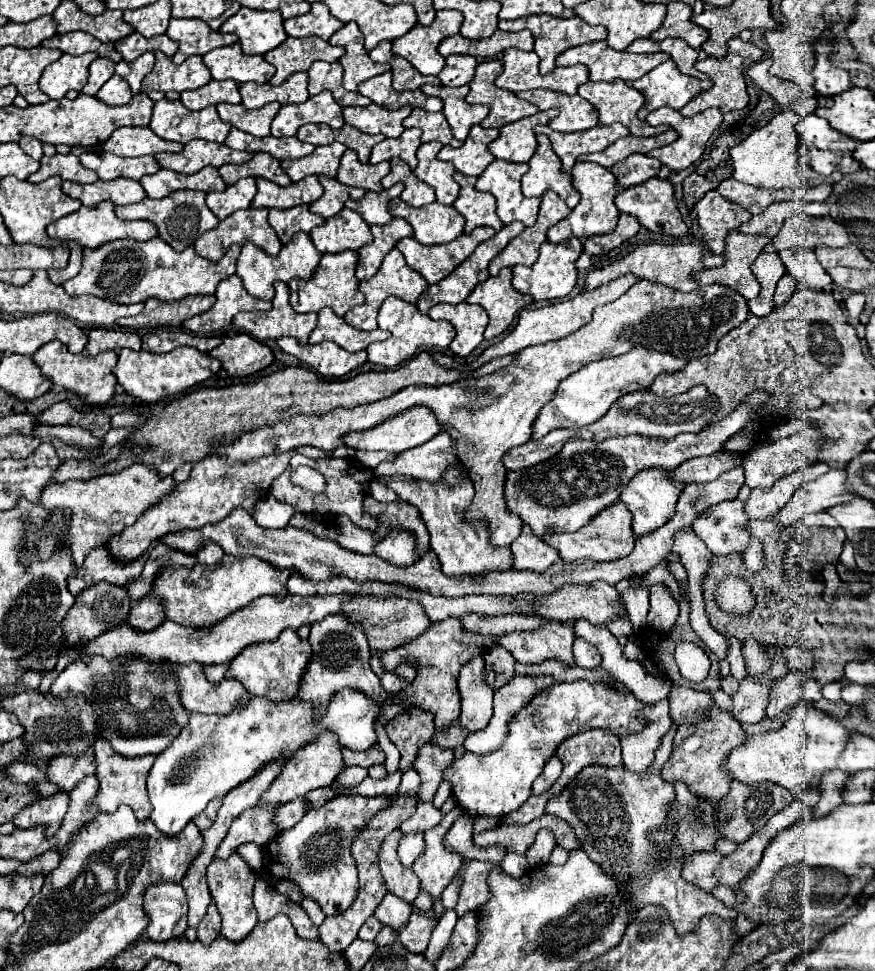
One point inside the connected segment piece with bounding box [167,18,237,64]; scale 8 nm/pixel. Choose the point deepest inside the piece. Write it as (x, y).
(194, 36)

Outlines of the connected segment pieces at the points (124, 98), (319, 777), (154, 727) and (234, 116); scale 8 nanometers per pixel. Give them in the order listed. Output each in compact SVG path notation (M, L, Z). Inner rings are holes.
M114 75L101 86L101 90L97 92L97 98L109 105L120 106L132 99L132 91L123 78Z
M323 732L321 736L317 736L317 740L313 740L313 744L307 744L305 748L301 748L301 752L295 752L295 756L285 764L283 772L271 784L271 788L261 796L259 804L279 806L291 802L297 796L305 796L315 788L325 788L343 770L343 766L345 764L341 758L341 744L337 744L337 736L333 736L333 732Z
M91 656L89 662L73 660L53 682L51 694L81 694L89 698L97 712L97 736L109 740L113 750L121 756L159 754L165 748L165 736L171 736L171 726L189 724L191 712L181 708L177 700L177 688L149 676L149 668L155 662L137 660L135 656L117 656L117 660L105 660L105 656Z
M277 102L265 104L257 110L249 110L243 104L235 104L235 106L233 104L217 104L217 112L223 122L229 122L235 128L249 132L253 136L259 136L259 138L271 134L271 122L273 122L275 114L279 112L279 108L281 108L281 104L277 104Z

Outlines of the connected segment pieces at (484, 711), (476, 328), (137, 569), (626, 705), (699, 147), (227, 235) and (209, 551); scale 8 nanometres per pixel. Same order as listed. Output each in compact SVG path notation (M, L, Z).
M477 656L461 668L461 724L471 732L485 728L493 714L493 692L485 684L485 660Z
M467 302L461 304L437 304L431 308L429 316L433 320L447 320L455 328L455 338L449 344L449 350L457 356L467 356L483 340L483 330L487 326L487 312L479 306Z
M95 548L93 552L87 554L83 566L77 568L73 576L69 576L67 588L75 596L75 592L79 594L81 590L85 590L91 584L97 584L101 580L125 586L131 578L135 578L135 576L141 574L141 570L143 570L141 566L145 564L149 552L151 552L151 548L141 558L137 558L135 562L121 564L121 562L115 562L105 548Z
M577 680L571 684L553 684L515 714L509 736L499 750L483 756L467 752L461 760L453 760L445 770L445 780L453 784L457 804L465 812L493 818L507 816L531 796L531 784L543 772L545 760L555 754L557 744L589 728L609 728L619 738L623 734L639 732L645 728L645 720L639 718L641 708L645 708L645 704L639 702L633 692L617 690L607 682L591 684L587 680Z
M659 108L659 110L653 110L653 112L647 116L647 122L649 122L651 126L655 126L655 124L667 124L667 126L671 126L675 132L679 132L679 138L677 138L673 144L669 144L669 146L663 146L663 148L653 150L651 156L657 158L663 166L671 168L673 172L685 170L687 166L691 166L695 160L701 158L701 154L705 152L707 140L709 140L711 134L719 128L721 120L723 120L723 116L721 116L721 112L719 112L717 108L709 108L709 110L699 112L699 114L691 116L691 118L683 118L683 116L681 116L677 110L673 110L673 108Z
M245 208L233 212L231 216L221 220L217 228L205 232L195 242L197 254L205 256L207 260L219 260L231 244L253 242L267 254L277 256L283 244L279 242L275 230L269 226L267 212L269 210L265 208Z
M205 544L205 548L201 548L201 552L195 552L193 556L197 556L197 562L201 564L217 564L223 558L225 552L221 552L221 548L217 548L217 544Z

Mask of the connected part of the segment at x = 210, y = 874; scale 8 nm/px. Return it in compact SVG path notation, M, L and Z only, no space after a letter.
M239 854L229 856L227 860L213 858L213 862L207 868L207 884L213 896L213 902L221 914L221 936L225 936L231 942L241 942L257 924L257 912L251 900L253 894L253 882L255 876L251 874L251 868L245 864L245 860L239 858Z

